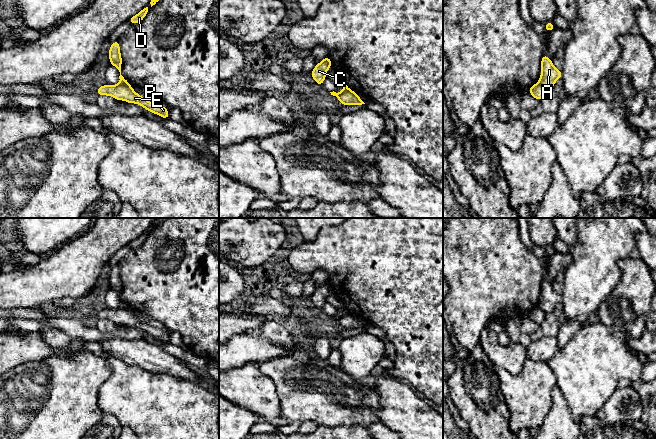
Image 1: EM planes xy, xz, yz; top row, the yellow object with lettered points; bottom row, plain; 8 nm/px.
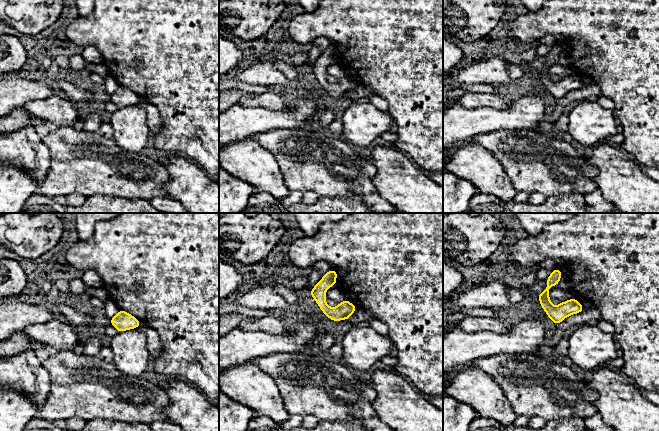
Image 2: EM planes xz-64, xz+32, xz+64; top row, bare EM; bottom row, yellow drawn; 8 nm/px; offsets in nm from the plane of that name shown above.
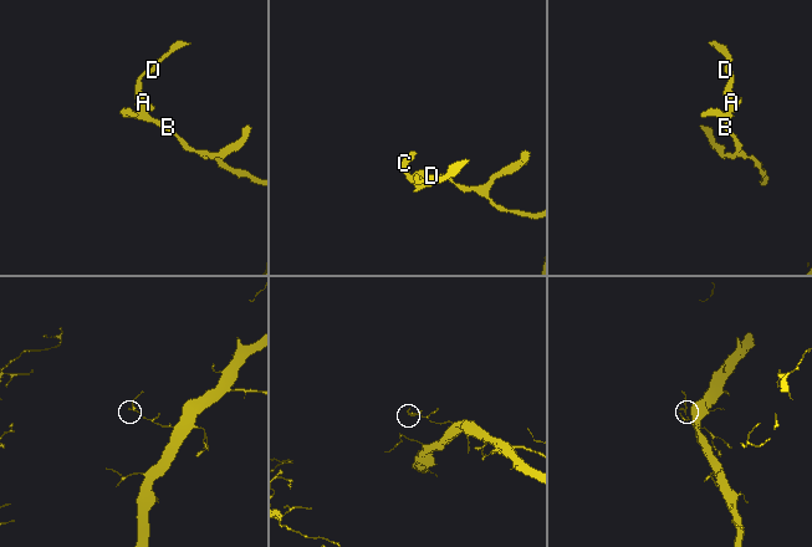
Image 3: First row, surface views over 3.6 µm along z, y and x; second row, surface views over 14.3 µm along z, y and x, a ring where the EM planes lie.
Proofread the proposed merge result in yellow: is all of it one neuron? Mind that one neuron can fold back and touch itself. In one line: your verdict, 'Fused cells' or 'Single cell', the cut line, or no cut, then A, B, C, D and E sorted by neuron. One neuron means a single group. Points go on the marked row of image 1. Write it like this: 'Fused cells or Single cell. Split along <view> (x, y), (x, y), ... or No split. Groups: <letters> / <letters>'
Fused cells. Split along xz (350, 89), (342, 92), (337, 97). Groups: A D / B C E

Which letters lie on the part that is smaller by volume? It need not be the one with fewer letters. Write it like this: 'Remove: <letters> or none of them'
Remove: A, D

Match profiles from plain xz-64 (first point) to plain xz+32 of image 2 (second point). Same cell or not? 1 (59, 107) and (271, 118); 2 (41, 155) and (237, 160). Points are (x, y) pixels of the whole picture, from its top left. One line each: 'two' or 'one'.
1: two
2: one

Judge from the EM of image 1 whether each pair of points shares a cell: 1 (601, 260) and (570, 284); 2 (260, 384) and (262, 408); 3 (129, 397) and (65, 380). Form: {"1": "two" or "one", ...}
{"1": "one", "2": "one", "3": "two"}

